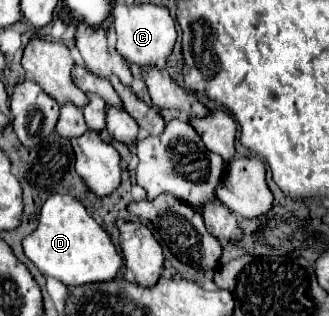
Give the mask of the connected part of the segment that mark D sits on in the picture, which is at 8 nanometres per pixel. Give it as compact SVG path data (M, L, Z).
M56 194L44 202L36 230L22 240L22 246L24 254L38 266L42 274L54 276L66 286L112 280L122 266L122 258L118 256L110 236L88 214L82 202L70 194Z

